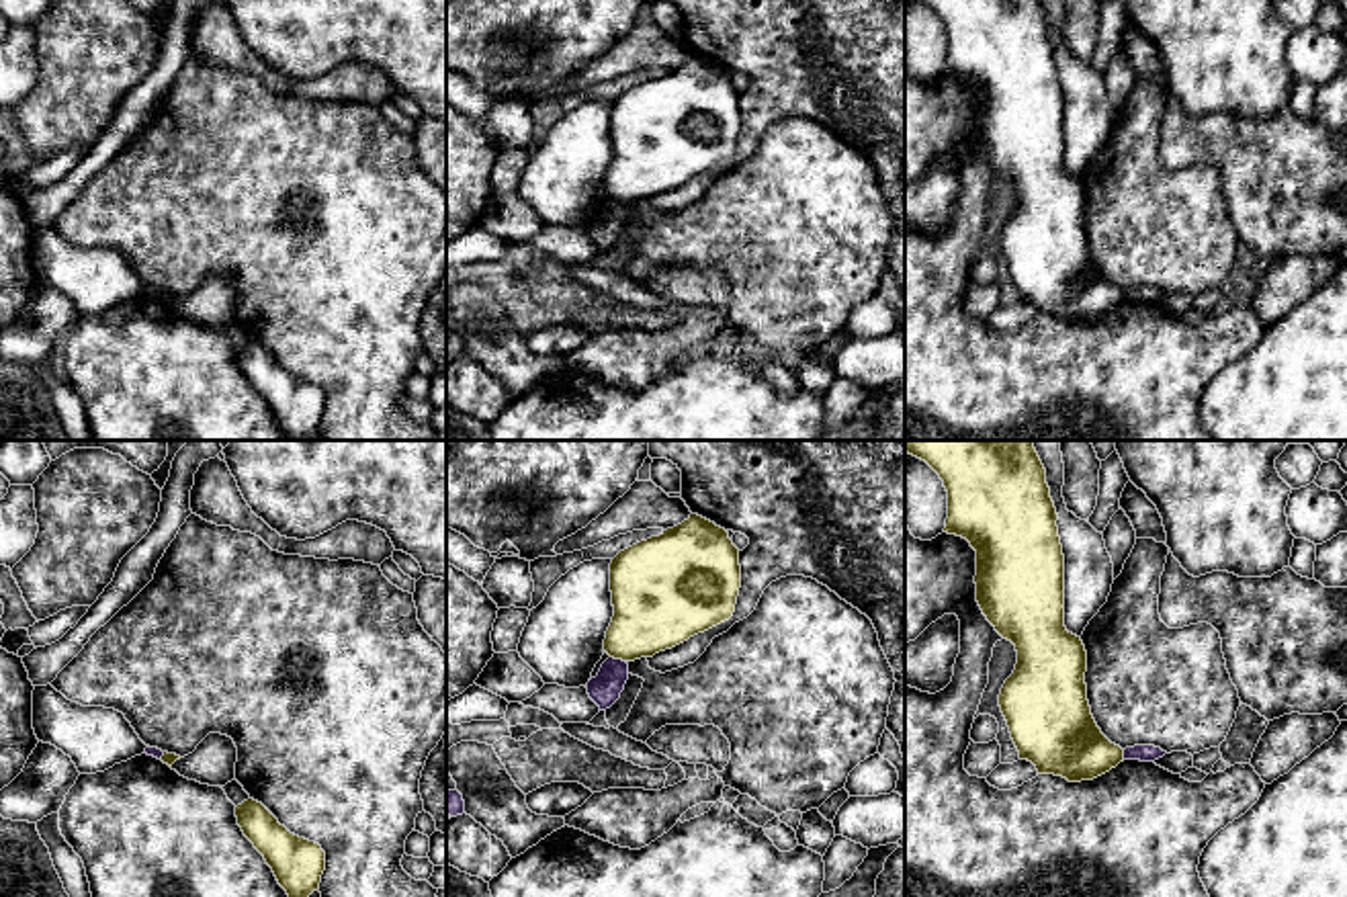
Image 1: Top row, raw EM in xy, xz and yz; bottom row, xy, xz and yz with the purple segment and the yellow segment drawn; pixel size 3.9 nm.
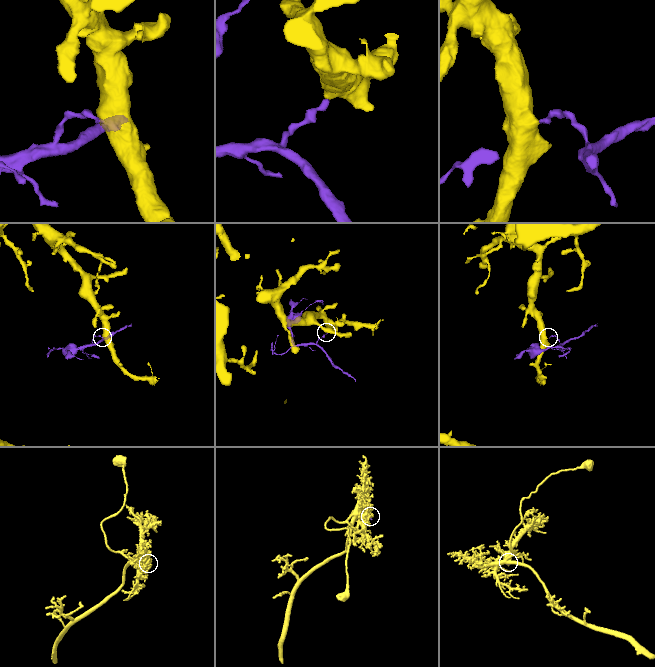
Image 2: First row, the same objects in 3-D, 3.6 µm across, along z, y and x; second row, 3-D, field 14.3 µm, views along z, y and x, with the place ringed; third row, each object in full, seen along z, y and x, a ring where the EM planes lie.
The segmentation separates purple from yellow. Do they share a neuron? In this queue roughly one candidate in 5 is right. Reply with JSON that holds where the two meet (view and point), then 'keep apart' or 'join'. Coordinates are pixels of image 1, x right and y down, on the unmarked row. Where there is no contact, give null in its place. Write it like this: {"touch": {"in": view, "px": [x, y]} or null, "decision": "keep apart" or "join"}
{"touch": {"in": "xz", "px": [619, 201]}, "decision": "keep apart"}

